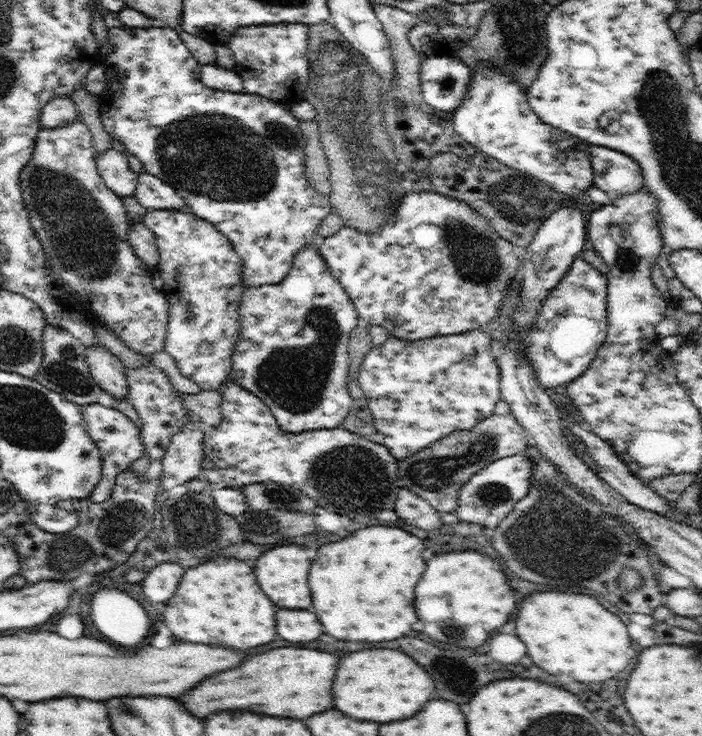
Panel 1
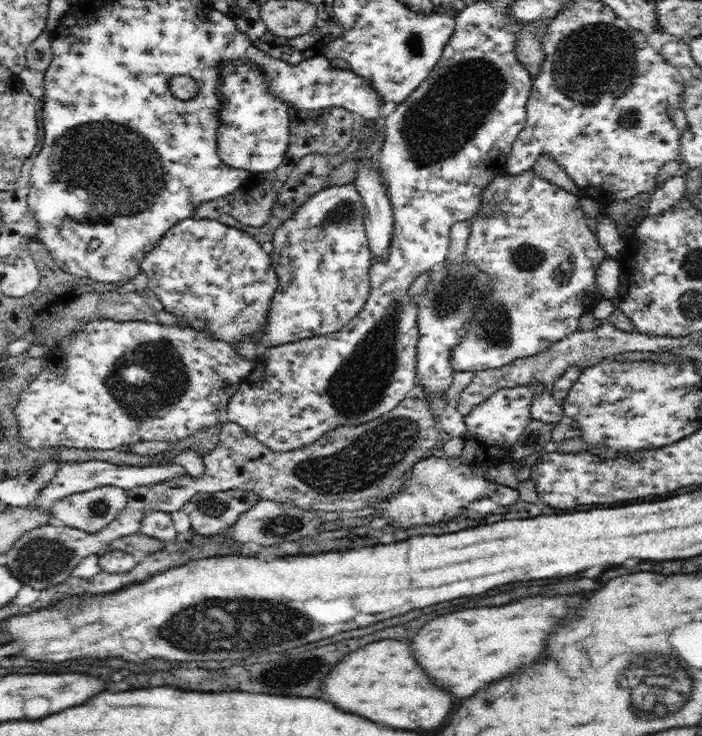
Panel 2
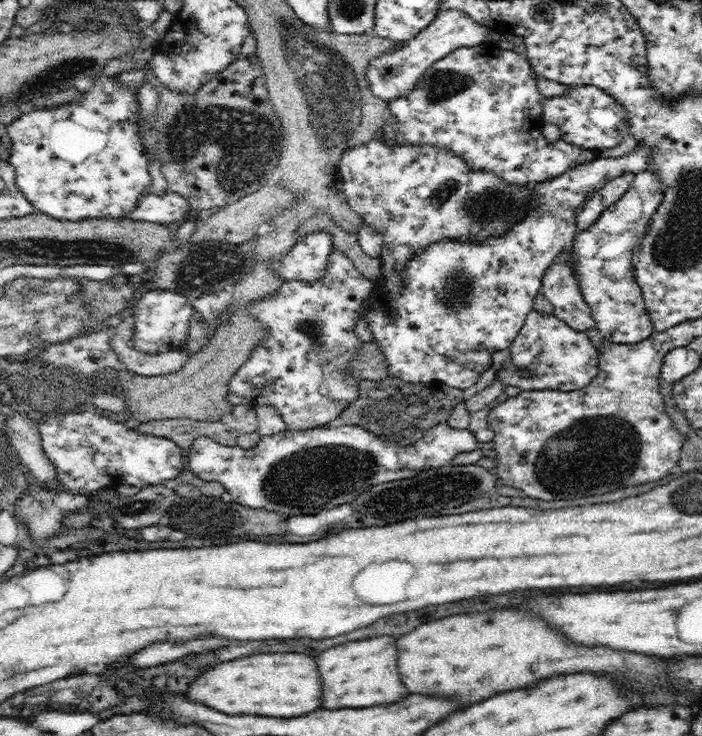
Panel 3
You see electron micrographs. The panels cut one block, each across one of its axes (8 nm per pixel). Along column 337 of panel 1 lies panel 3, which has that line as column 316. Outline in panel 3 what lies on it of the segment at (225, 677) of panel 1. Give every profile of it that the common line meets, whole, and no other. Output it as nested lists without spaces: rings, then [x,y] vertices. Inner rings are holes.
[[[378,636],[370,640],[346,642],[322,652],[316,658],[318,674],[322,678],[322,706],[338,708],[364,708],[374,704],[392,704],[408,696],[406,686],[400,682],[396,668],[396,640],[392,636]]]

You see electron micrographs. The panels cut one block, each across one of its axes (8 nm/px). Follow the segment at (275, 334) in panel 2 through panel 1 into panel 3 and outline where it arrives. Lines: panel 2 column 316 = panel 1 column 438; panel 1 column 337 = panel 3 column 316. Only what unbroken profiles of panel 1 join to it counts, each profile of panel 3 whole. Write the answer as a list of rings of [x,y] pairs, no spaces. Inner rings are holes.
[[[312,232],[298,242],[273,266],[284,281],[314,282],[324,278],[329,256],[333,251],[332,237],[327,232]]]

